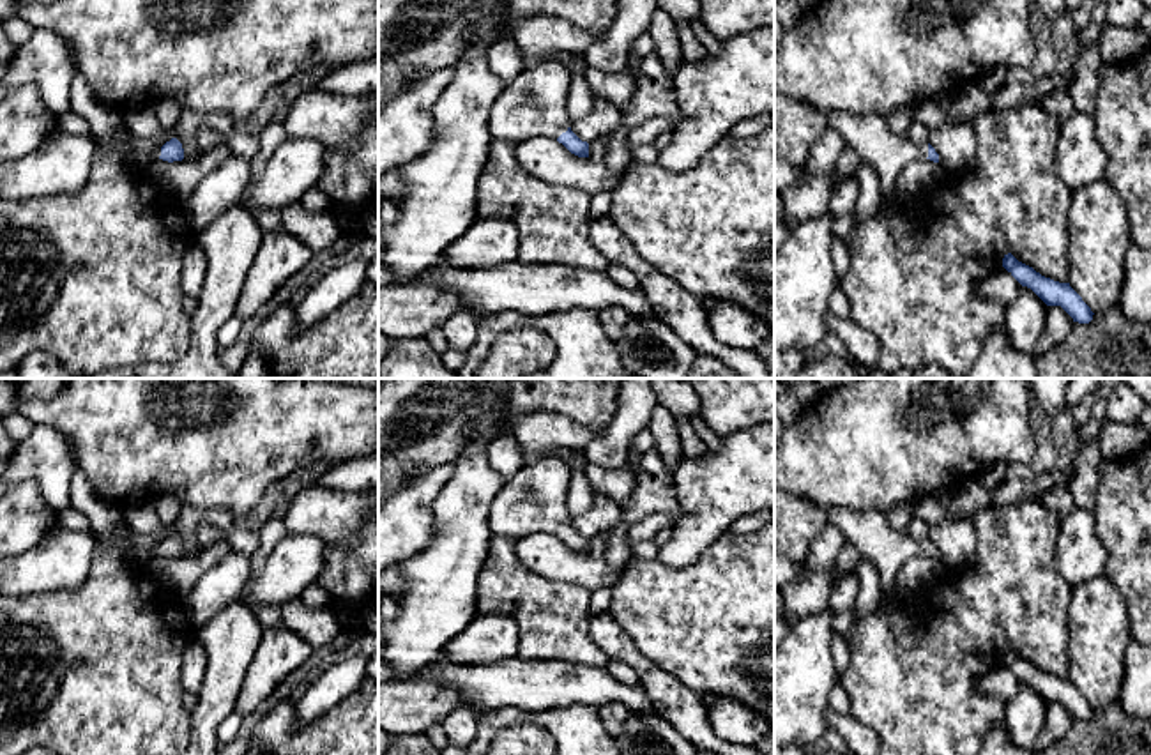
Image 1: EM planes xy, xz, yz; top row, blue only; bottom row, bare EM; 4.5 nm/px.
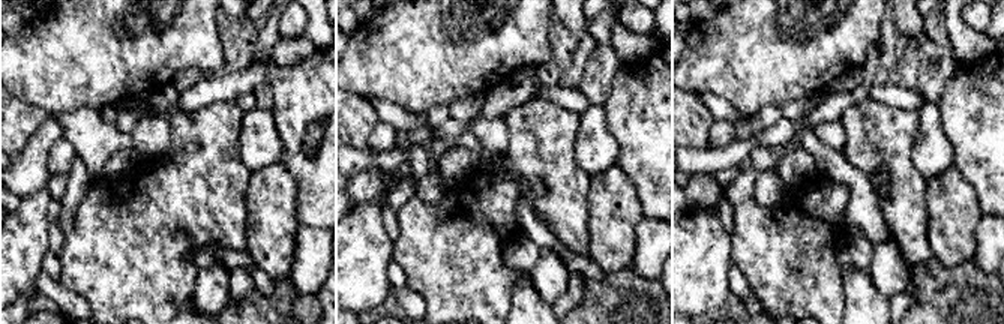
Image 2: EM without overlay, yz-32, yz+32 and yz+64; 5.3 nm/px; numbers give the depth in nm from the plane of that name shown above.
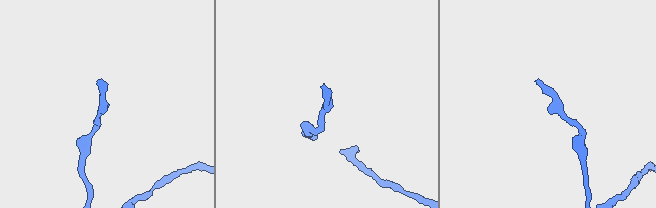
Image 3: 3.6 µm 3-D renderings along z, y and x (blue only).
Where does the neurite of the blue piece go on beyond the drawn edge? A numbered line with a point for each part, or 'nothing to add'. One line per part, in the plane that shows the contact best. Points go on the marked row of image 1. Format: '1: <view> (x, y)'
1: xz (534, 103)

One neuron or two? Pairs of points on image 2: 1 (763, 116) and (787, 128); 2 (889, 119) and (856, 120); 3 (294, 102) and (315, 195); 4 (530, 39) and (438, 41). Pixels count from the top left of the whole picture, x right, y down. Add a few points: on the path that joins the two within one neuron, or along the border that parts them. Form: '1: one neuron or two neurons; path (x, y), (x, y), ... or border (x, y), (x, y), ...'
1: two neurons; border (784, 117), (745, 140)
2: one neuron; path (881, 120), (863, 120)
3: one neuron; path (294, 125), (294, 159), (308, 173)
4: one neuron; path (508, 39), (470, 39), (461, 42)

